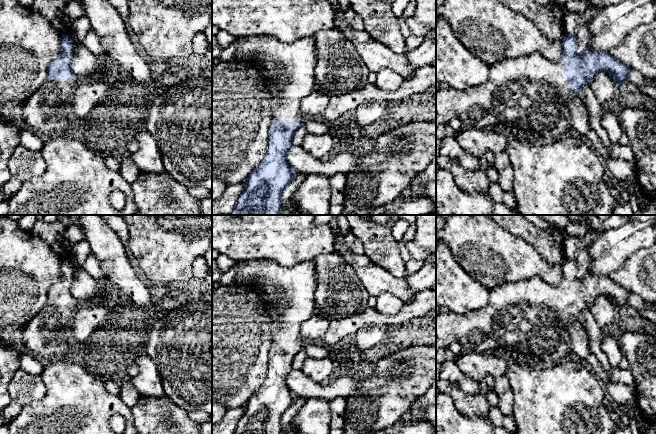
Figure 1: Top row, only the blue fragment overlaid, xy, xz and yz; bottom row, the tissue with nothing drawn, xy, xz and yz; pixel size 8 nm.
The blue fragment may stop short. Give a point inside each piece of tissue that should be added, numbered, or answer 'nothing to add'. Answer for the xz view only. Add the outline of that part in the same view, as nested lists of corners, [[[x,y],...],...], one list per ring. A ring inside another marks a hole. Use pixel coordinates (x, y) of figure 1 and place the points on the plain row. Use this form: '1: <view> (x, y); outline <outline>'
1: xz (289, 292); outline [[[313,260],[291,268],[274,261],[240,261],[232,283],[258,290],[261,300],[270,306],[272,344],[301,343],[301,327],[315,310],[317,277]]]

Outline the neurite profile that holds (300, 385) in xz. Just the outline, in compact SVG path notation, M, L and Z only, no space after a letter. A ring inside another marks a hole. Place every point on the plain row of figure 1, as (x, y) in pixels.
M293 369L287 377L287 386L294 397L323 399L328 402L334 398L346 399L352 396L360 385L357 379L349 376L336 378L331 383L323 385L306 376L301 369Z

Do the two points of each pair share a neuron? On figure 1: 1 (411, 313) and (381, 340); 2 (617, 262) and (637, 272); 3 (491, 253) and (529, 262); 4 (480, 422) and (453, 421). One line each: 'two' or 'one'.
1: two
2: two
3: one
4: one

